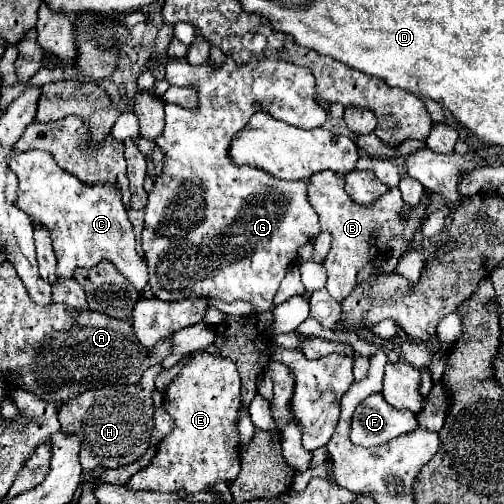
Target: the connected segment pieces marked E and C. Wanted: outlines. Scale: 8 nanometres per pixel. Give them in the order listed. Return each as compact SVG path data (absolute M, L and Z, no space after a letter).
M206 352L192 354L190 364L182 368L182 372L170 382L166 390L164 408L174 418L174 430L160 442L156 456L152 458L150 466L136 472L128 480L128 488L134 492L150 490L150 492L178 492L186 490L188 494L208 492L216 482L232 482L240 472L240 442L238 442L238 408L240 408L240 376L232 360L208 356Z
M42 150L16 154L10 160L10 168L20 182L16 206L30 216L32 224L42 224L52 230L54 254L58 260L56 276L72 278L76 268L92 268L100 260L110 260L138 292L144 290L148 284L146 262L136 252L132 224L128 220L128 210L122 204L118 184L102 182L86 186L76 176L64 172L50 152Z

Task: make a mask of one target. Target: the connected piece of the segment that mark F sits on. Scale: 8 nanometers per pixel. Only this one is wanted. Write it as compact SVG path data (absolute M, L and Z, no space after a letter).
M380 392L370 394L352 416L350 440L358 446L380 446L388 440L412 432L416 428L416 416L406 410L390 406Z

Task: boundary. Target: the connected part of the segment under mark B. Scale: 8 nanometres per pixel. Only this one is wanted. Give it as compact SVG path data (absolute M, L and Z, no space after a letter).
M318 172L318 176L310 176L308 200L320 216L320 228L330 232L332 236L332 248L324 260L324 268L328 272L326 290L334 300L341 302L354 290L358 272L366 264L370 264L378 254L388 254L388 240L402 236L412 248L414 236L426 218L426 208L430 206L430 192L426 190L422 194L422 200L416 208L408 206L400 198L398 188L392 188L388 194L380 196L370 206L364 206L350 200L350 196L344 190L344 176L338 176L334 172Z

